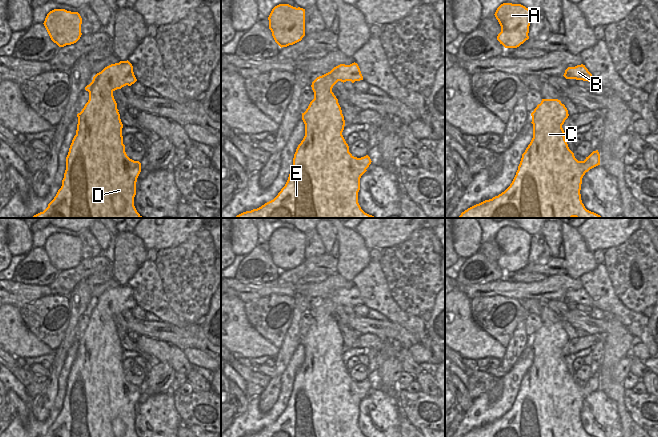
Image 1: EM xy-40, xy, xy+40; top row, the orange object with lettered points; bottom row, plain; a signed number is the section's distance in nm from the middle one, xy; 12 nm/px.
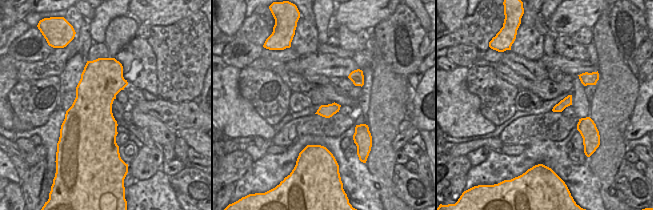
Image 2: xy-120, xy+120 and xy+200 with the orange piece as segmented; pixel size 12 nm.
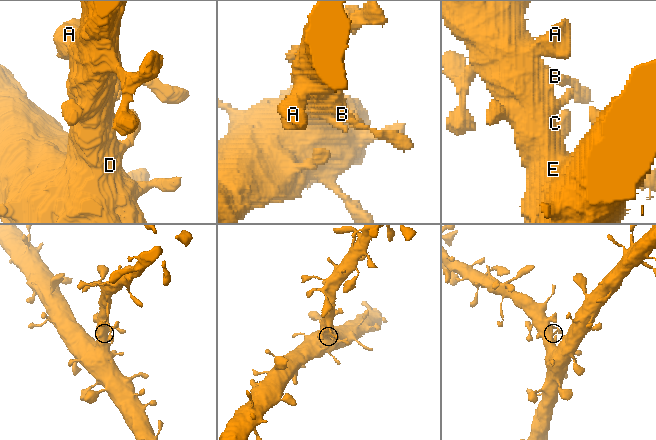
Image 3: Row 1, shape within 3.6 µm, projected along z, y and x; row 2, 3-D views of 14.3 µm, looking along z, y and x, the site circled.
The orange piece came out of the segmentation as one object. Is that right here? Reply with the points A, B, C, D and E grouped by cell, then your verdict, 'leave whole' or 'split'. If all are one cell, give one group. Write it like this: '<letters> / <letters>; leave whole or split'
A B C D E; leave whole

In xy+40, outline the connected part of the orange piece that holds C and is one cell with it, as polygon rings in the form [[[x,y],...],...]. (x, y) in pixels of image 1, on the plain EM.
[[[542,323],[531,337],[533,362],[522,378],[516,399],[510,410],[498,420],[476,428],[462,437],[594,437],[587,434],[581,424],[582,402],[590,393],[600,389],[598,374],[593,375],[584,385],[578,385],[569,373],[562,352],[568,342],[568,334],[558,323]]]

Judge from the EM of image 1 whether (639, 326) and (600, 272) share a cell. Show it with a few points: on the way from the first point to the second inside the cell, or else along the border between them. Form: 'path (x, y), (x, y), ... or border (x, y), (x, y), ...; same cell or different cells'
path (625, 316), (602, 293), (600, 286); same cell

